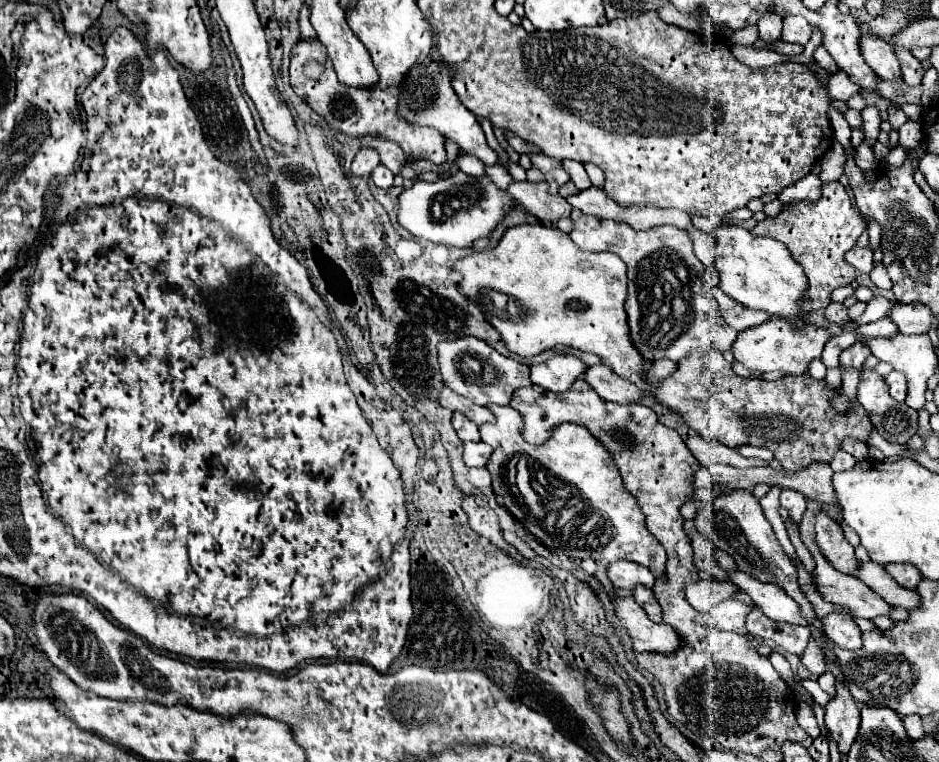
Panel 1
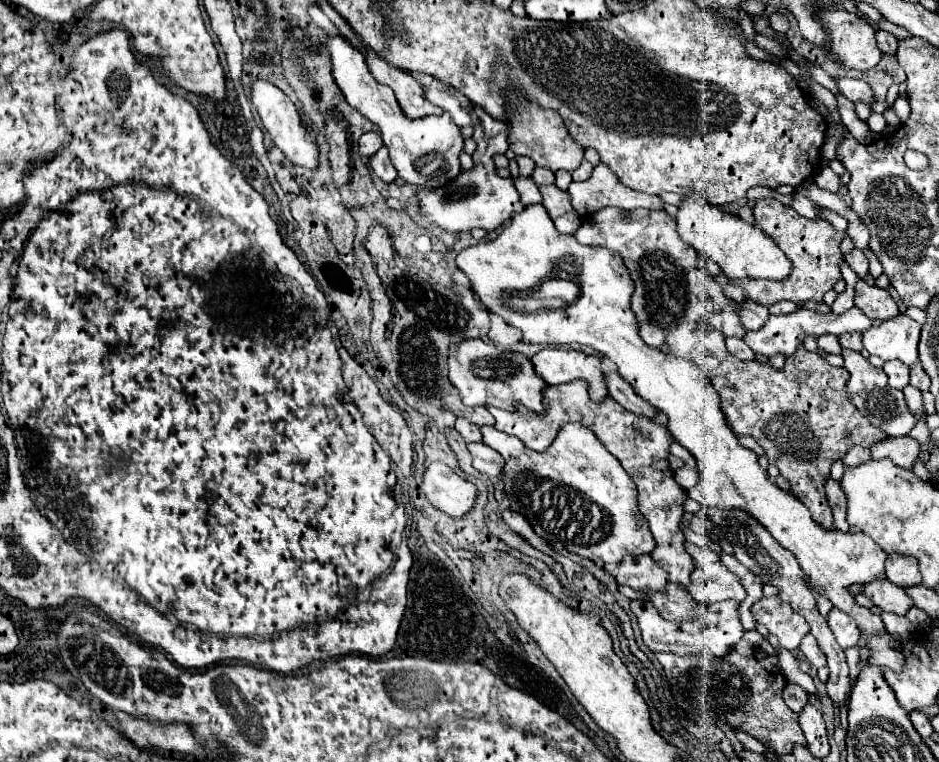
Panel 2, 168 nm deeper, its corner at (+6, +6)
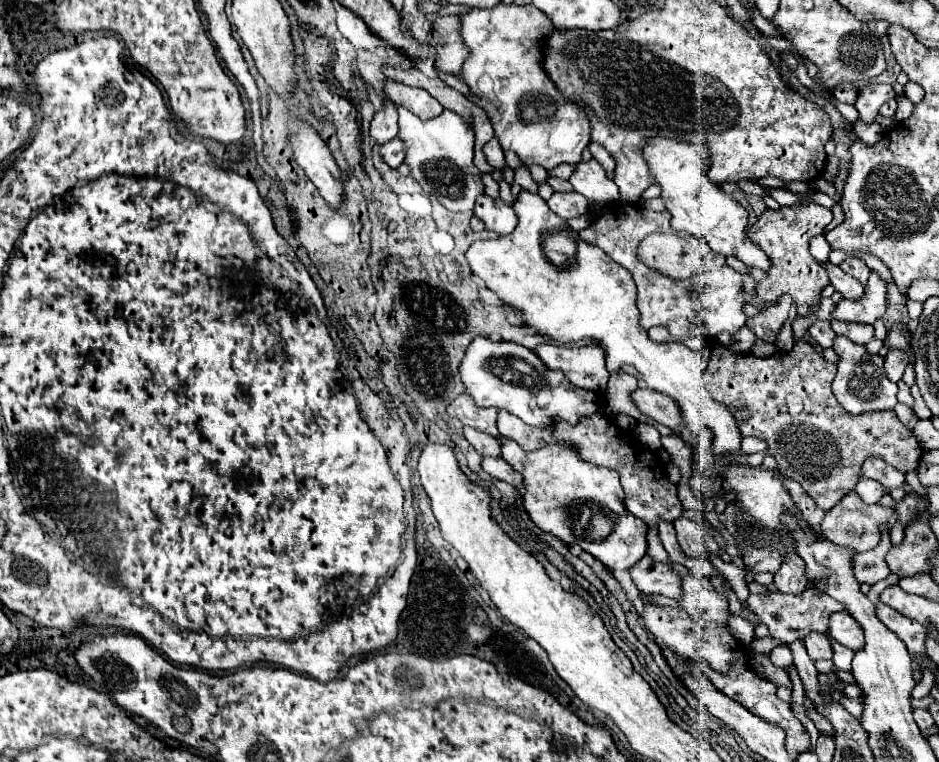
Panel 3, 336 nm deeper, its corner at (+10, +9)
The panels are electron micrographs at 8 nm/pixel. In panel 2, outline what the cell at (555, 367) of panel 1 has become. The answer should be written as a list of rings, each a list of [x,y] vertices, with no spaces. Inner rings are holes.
[[[547,347],[531,357],[535,373],[547,385],[561,385],[575,379],[589,381],[589,389],[593,399],[607,397],[605,383],[601,379],[601,361],[597,357],[585,355],[573,349],[557,349]]]

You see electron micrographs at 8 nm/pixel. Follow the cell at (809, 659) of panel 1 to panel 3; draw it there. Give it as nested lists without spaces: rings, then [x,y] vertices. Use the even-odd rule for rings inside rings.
[[[811,632],[809,636],[805,636],[805,646],[807,652],[813,660],[821,660],[821,658],[833,658],[833,648],[831,648],[831,640],[825,634],[819,632]]]

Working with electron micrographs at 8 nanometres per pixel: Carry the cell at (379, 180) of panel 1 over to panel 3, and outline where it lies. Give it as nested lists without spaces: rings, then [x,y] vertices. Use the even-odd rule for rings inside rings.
[[[399,136],[393,138],[393,140],[389,140],[387,144],[383,144],[381,154],[383,154],[383,160],[391,168],[399,168],[403,164],[403,160],[405,160],[405,144],[403,144],[403,140]]]

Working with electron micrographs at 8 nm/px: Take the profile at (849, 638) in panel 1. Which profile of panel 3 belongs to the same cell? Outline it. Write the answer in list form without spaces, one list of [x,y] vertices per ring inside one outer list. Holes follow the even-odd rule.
[[[835,612],[831,616],[829,634],[833,640],[837,640],[839,644],[843,644],[851,650],[861,650],[865,646],[863,628],[849,612]]]

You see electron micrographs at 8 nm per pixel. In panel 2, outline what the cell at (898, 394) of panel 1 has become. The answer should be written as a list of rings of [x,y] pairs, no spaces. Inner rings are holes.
[[[887,361],[883,365],[883,371],[889,377],[889,387],[891,389],[903,389],[909,383],[909,367],[901,361]]]

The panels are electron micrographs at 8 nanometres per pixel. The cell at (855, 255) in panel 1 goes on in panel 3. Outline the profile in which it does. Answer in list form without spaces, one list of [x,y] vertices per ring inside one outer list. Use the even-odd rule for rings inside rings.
[[[845,260],[841,266],[839,266],[843,272],[847,272],[849,276],[853,276],[855,280],[859,280],[861,284],[867,284],[867,280],[869,280],[869,274],[871,274],[871,270],[867,268],[867,264],[863,262],[863,260]]]

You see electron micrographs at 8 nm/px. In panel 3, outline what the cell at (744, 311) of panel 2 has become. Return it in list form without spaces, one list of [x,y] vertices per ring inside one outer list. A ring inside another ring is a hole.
[[[781,296],[775,306],[763,310],[755,318],[749,318],[747,320],[747,328],[751,328],[751,332],[755,332],[757,338],[761,338],[765,342],[775,342],[777,334],[779,334],[779,330],[783,326],[783,322],[787,320],[789,308],[791,308],[789,296]]]

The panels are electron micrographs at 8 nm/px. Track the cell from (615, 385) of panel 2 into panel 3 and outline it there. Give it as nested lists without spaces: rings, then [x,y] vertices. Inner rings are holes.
[[[637,388],[633,394],[631,394],[631,400],[635,402],[635,406],[649,418],[653,418],[655,422],[671,428],[671,430],[677,430],[683,426],[683,414],[681,414],[681,408],[677,406],[677,402],[667,396],[667,394],[661,394],[661,392],[655,392],[655,390],[649,390],[649,388]]]

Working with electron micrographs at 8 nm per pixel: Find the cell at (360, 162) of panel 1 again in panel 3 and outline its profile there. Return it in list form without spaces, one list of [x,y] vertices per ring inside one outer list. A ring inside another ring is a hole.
[[[385,94],[385,98],[387,98],[385,108],[381,112],[377,112],[371,122],[371,136],[377,140],[377,144],[385,144],[385,142],[393,140],[399,132],[397,108],[393,108],[393,102],[389,100],[387,94]]]

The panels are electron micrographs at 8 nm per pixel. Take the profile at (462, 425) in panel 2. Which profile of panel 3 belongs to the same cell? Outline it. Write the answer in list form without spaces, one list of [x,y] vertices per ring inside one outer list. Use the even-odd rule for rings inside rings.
[[[465,428],[465,438],[469,440],[469,444],[481,454],[481,456],[493,456],[493,458],[501,458],[501,442],[493,436],[487,436],[483,432],[477,432],[473,428]]]

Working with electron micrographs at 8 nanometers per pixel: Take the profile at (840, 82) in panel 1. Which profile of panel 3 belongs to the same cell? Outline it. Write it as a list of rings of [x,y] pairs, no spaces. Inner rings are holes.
[[[867,84],[859,88],[859,98],[855,108],[859,110],[859,118],[865,124],[871,124],[883,106],[883,102],[895,98],[895,90],[889,84]]]

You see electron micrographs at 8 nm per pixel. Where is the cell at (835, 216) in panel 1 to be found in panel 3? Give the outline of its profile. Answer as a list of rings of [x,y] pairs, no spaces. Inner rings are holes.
[[[803,204],[803,206],[787,206],[779,210],[765,210],[755,224],[749,226],[747,236],[753,240],[771,262],[769,276],[763,282],[757,282],[757,296],[761,300],[777,300],[783,294],[789,294],[797,306],[799,316],[811,316],[813,306],[821,300],[821,290],[829,284],[825,270],[817,260],[809,254],[809,240],[821,232],[825,232],[827,224],[833,220],[829,208],[819,204]]]

